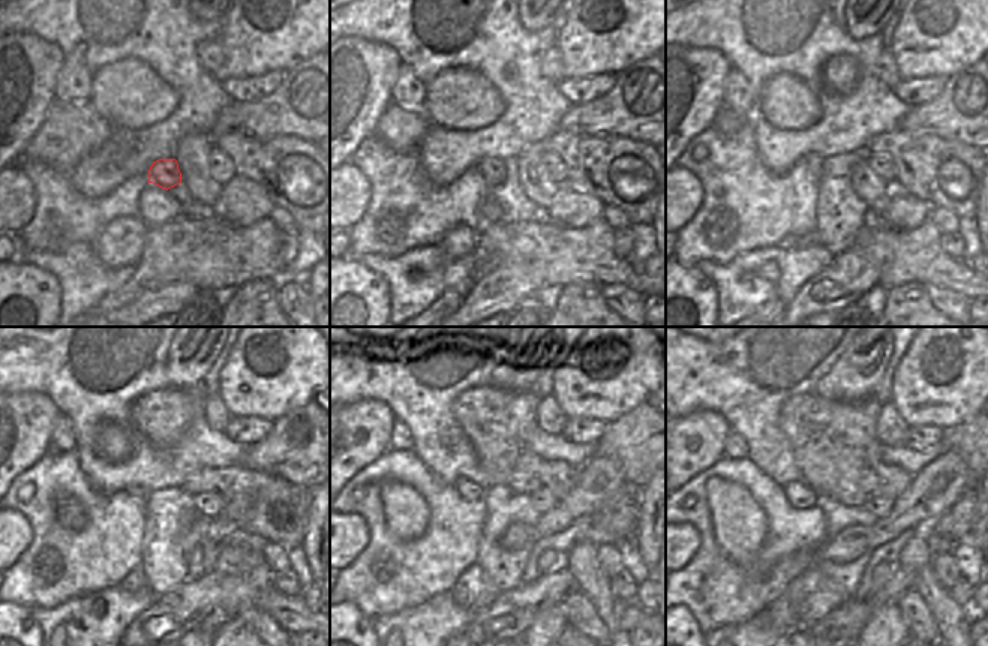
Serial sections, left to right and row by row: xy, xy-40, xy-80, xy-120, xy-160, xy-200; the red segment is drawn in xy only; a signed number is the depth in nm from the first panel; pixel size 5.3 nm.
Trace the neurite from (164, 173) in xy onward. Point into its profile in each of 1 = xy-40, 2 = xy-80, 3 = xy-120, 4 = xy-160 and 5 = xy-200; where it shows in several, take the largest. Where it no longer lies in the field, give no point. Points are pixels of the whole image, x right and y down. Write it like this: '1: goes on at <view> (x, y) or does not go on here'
1: goes on at xy-40 (494, 170)
2: goes on at xy-80 (814, 161)
3: goes on at xy-120 (137, 492)
4: goes on at xy-160 (468, 490)
5: goes on at xy-200 (799, 496)

